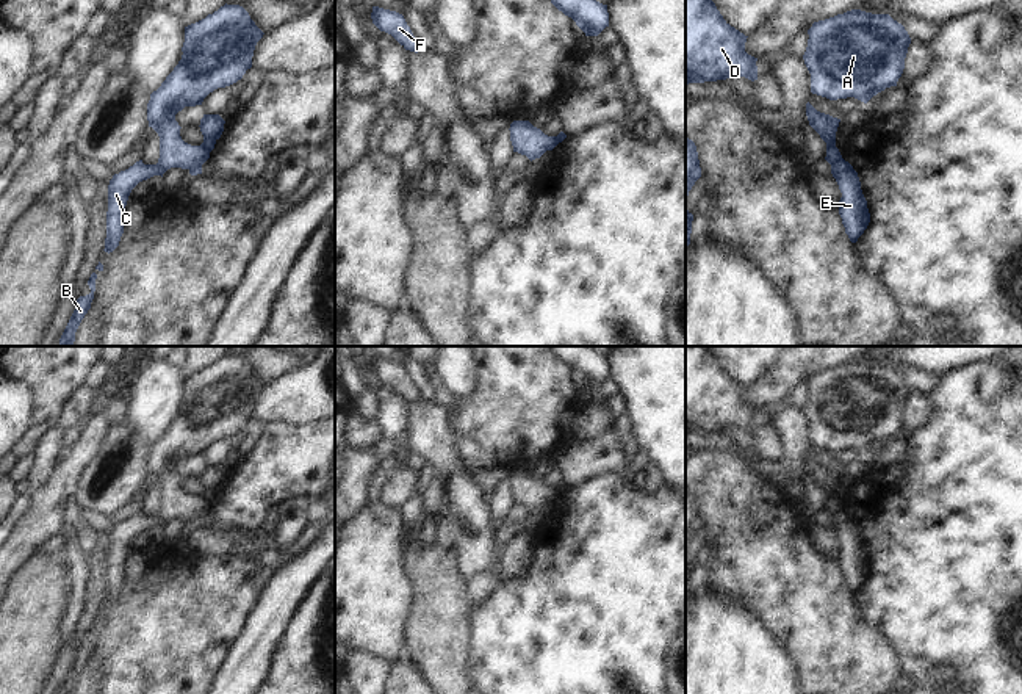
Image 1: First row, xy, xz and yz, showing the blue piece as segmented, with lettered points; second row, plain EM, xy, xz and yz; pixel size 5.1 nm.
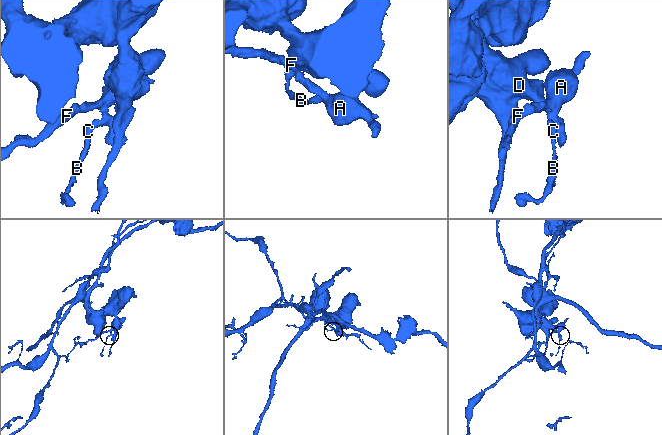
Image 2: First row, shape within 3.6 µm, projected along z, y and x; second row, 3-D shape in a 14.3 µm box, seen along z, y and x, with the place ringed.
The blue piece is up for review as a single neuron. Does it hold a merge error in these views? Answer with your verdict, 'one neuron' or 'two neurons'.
two neurons

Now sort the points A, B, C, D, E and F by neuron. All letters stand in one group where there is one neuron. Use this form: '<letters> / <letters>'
A B C E F / D

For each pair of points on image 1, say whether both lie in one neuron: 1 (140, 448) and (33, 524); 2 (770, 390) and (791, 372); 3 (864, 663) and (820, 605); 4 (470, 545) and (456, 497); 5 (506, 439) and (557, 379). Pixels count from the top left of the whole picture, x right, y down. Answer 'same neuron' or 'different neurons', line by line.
1: different neurons
2: same neuron
3: same neuron
4: same neuron
5: same neuron

